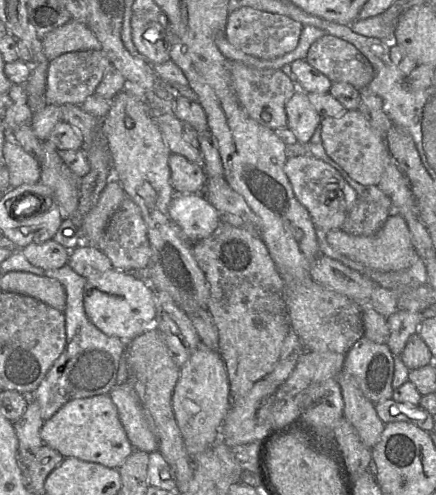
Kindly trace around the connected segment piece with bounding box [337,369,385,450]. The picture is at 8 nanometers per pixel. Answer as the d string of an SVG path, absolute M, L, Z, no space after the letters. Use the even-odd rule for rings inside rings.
M343 369L338 374L337 381L339 382L342 390L344 402L343 407L344 418L355 429L363 444L373 450L380 441L382 432L385 427L385 424L377 415L375 404L364 396L362 391L358 388L358 386L354 383L354 381Z

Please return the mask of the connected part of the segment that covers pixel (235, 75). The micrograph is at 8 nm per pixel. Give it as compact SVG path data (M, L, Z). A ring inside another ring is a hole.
M233 62L230 73L239 103L252 119L272 130L287 127L285 105L298 89L282 69L256 69Z

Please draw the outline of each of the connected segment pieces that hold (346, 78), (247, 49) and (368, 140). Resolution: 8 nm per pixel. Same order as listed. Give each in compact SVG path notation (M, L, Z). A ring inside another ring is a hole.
M324 35L312 43L305 60L331 82L346 82L365 89L374 77L367 58L351 43L334 35Z
M241 7L229 13L225 26L225 37L235 48L247 55L271 60L293 51L299 42L303 25L288 16Z
M359 109L347 110L340 117L324 117L321 124L321 144L327 155L346 173L362 185L378 185L386 164L392 158L385 139L373 129Z

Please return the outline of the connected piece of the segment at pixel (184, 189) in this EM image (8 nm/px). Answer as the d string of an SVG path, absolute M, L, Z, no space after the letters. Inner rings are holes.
M170 153L168 164L176 195L203 192L206 174L201 163L194 163L180 154Z

